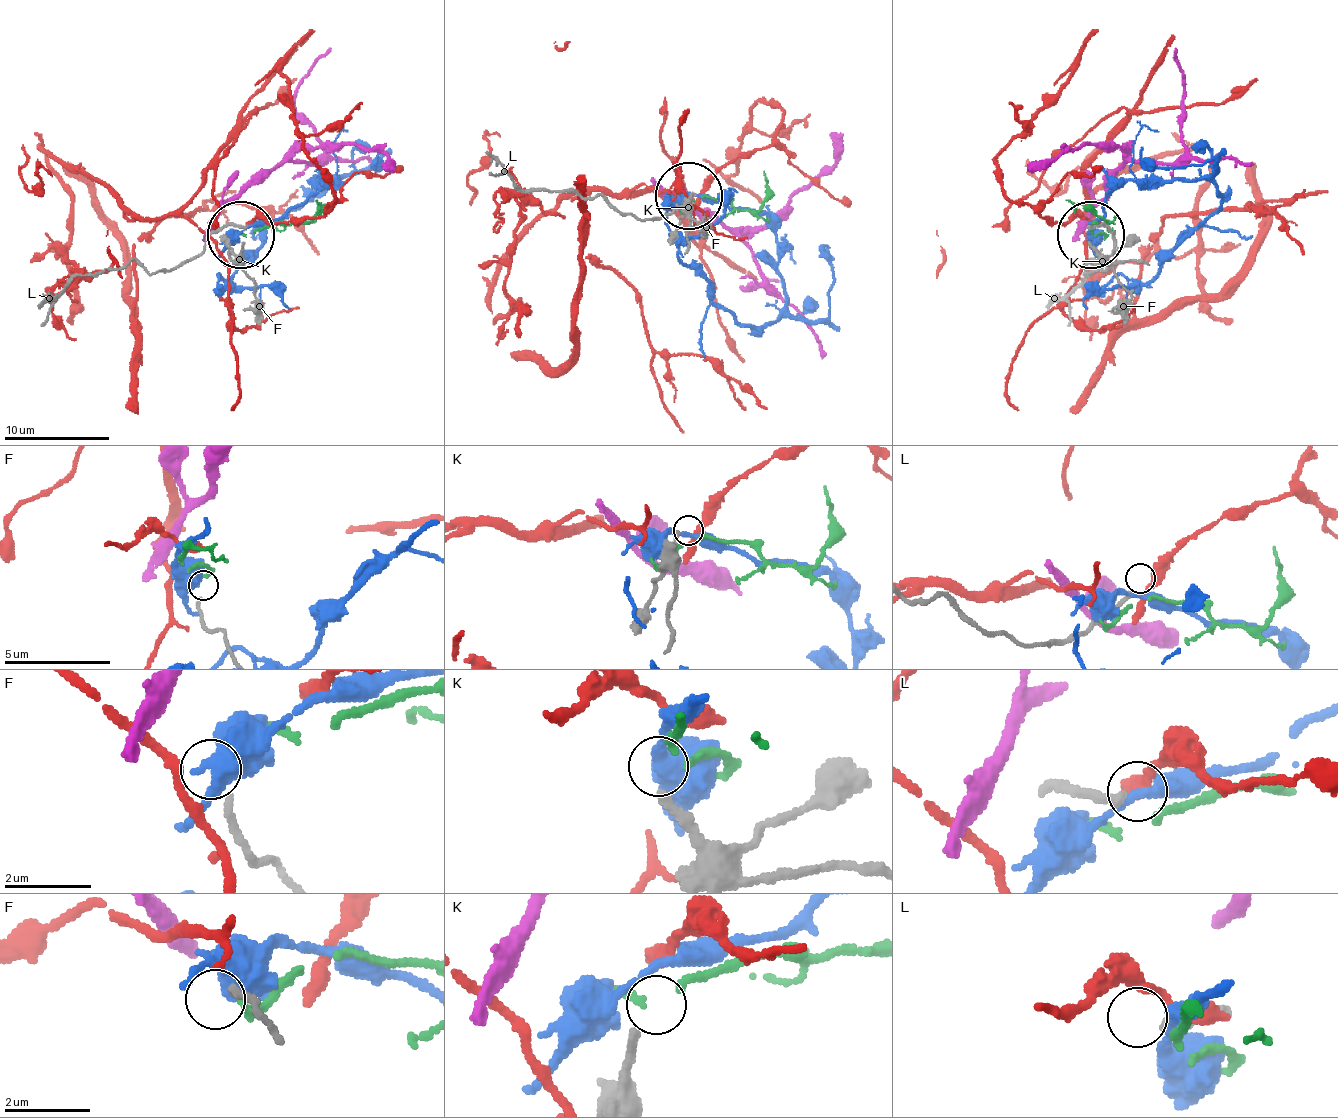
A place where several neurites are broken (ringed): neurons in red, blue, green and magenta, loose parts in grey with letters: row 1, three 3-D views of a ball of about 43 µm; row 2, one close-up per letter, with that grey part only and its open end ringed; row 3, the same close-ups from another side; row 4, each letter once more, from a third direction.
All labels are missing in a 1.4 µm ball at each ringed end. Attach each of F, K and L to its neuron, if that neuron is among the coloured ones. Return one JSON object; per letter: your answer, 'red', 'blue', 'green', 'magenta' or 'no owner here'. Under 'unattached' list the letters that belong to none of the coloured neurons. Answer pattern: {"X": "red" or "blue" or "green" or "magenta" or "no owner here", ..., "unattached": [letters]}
{"F": "no owner here", "K": "no owner here", "L": "no owner here", "unattached": ["F", "K", "L"]}

